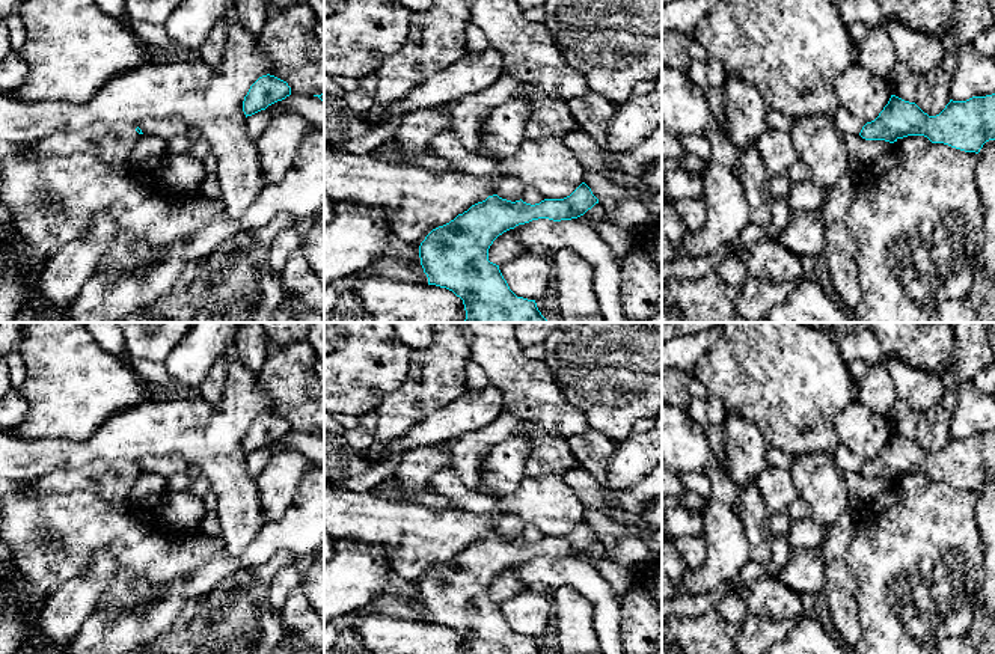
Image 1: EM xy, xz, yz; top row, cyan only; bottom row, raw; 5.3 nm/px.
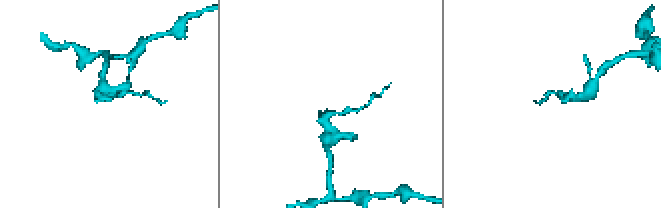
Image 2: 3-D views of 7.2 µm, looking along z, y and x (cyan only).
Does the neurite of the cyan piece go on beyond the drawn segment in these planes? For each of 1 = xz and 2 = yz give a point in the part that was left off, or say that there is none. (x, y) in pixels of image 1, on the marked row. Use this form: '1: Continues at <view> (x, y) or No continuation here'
1: No continuation here
2: No continuation here

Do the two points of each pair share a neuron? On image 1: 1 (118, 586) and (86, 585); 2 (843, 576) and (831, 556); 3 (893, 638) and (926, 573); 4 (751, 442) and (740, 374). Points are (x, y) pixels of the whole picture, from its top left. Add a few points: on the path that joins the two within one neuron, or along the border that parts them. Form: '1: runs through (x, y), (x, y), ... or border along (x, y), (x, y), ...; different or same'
1: border along (107, 550), (115, 558), (118, 571), (95, 608); different
2: runs through (838, 571), (834, 561); same
3: runs through (902, 621), (915, 589); same
4: border along (727, 410), (751, 421), (769, 445); different

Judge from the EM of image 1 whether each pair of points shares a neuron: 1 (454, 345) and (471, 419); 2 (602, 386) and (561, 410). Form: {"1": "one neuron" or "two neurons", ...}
{"1": "two neurons", "2": "two neurons"}

